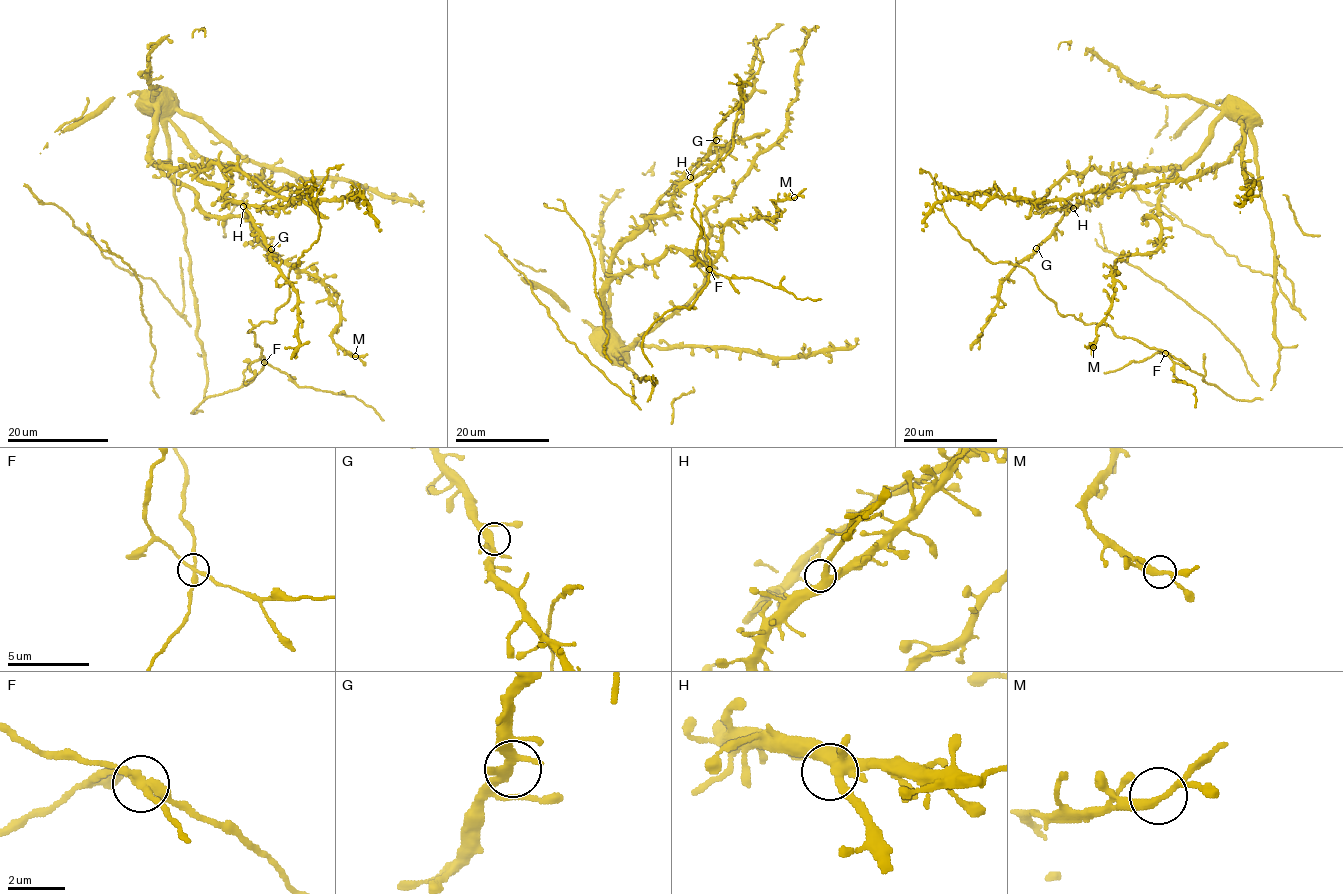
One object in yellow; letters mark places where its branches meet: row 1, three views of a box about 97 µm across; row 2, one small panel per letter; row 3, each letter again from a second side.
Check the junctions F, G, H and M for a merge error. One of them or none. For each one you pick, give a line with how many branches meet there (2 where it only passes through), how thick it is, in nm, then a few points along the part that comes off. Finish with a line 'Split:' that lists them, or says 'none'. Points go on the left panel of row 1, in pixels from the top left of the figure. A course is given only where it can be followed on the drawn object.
F: 4 | 280 nm | (264, 362), (284, 371), (299, 386), (343, 392), (361, 400), (384, 420)
Split: F

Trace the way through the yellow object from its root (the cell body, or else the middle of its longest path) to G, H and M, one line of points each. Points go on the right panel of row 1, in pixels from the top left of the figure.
G: (995, 189), (1040, 208), (1073, 208), (1036, 248)
H: (995, 189), (1040, 208), (1073, 208)
M: (995, 189), (1066, 209), (1125, 171), (1172, 171), (1144, 217), (1160, 244), (1115, 262), (1093, 347)

